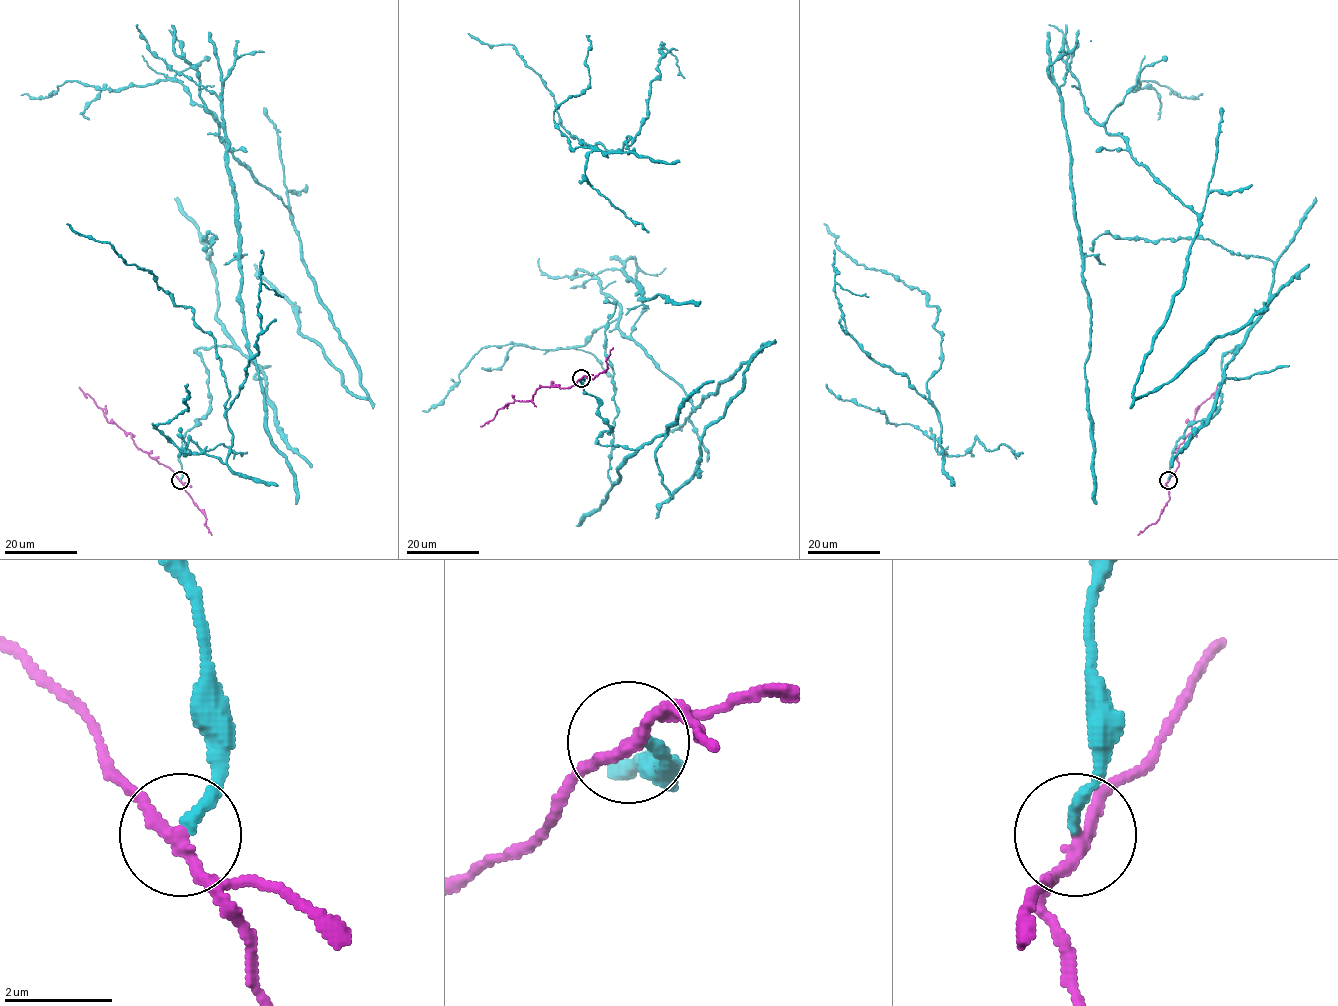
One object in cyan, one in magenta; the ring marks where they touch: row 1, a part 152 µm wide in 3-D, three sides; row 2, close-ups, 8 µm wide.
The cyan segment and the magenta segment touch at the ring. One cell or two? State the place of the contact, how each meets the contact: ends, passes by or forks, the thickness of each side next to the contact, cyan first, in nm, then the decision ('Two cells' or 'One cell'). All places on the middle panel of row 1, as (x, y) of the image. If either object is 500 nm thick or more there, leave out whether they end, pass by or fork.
Place: (581, 378). At the ring cyan ends. At the ring magenta passes by. Thickness 240 nm (cyan) against 220 nm. Two cells

